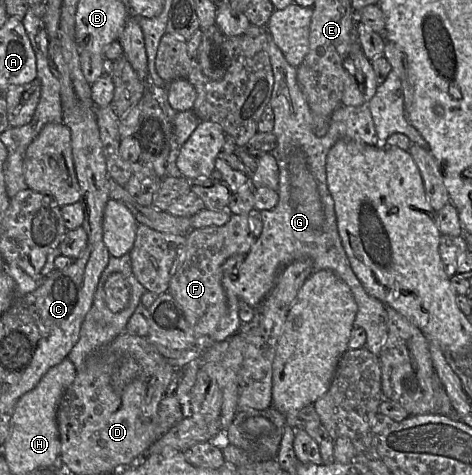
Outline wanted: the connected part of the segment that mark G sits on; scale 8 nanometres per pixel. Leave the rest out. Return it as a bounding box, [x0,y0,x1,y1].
[207,31,388,356]

